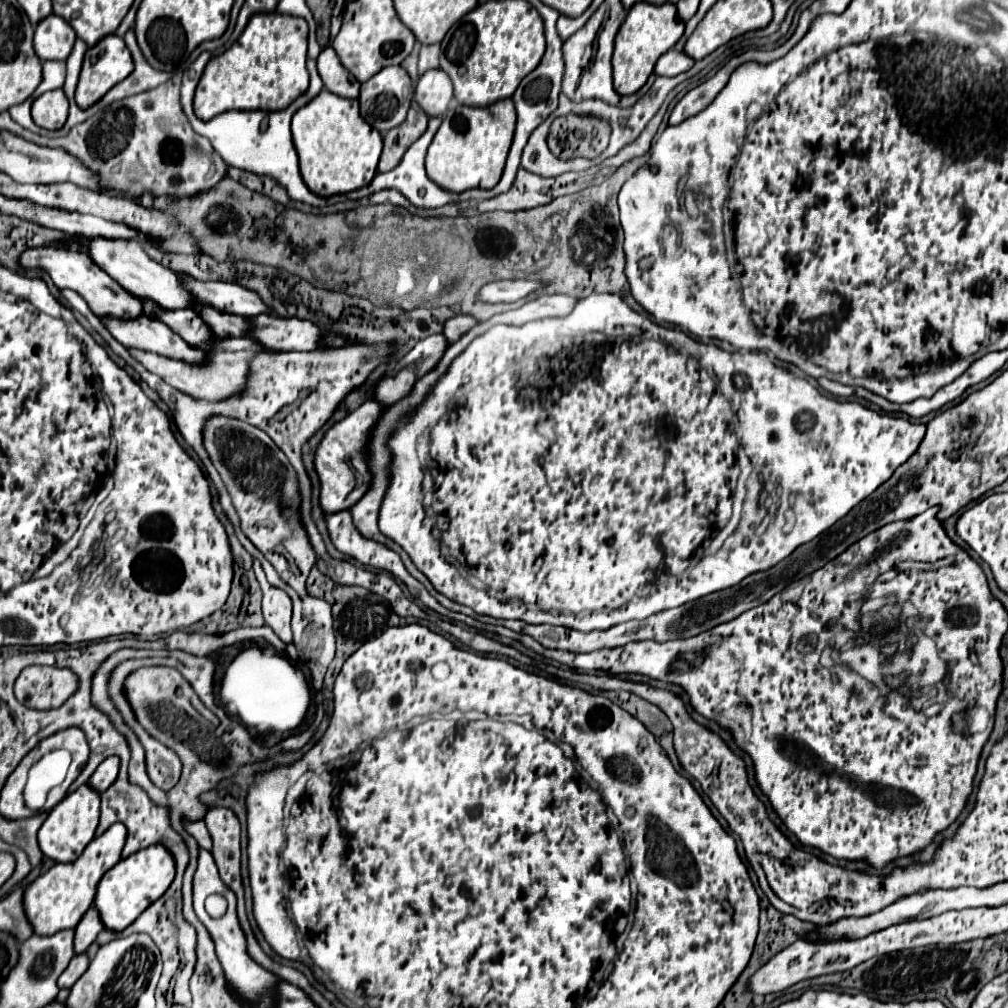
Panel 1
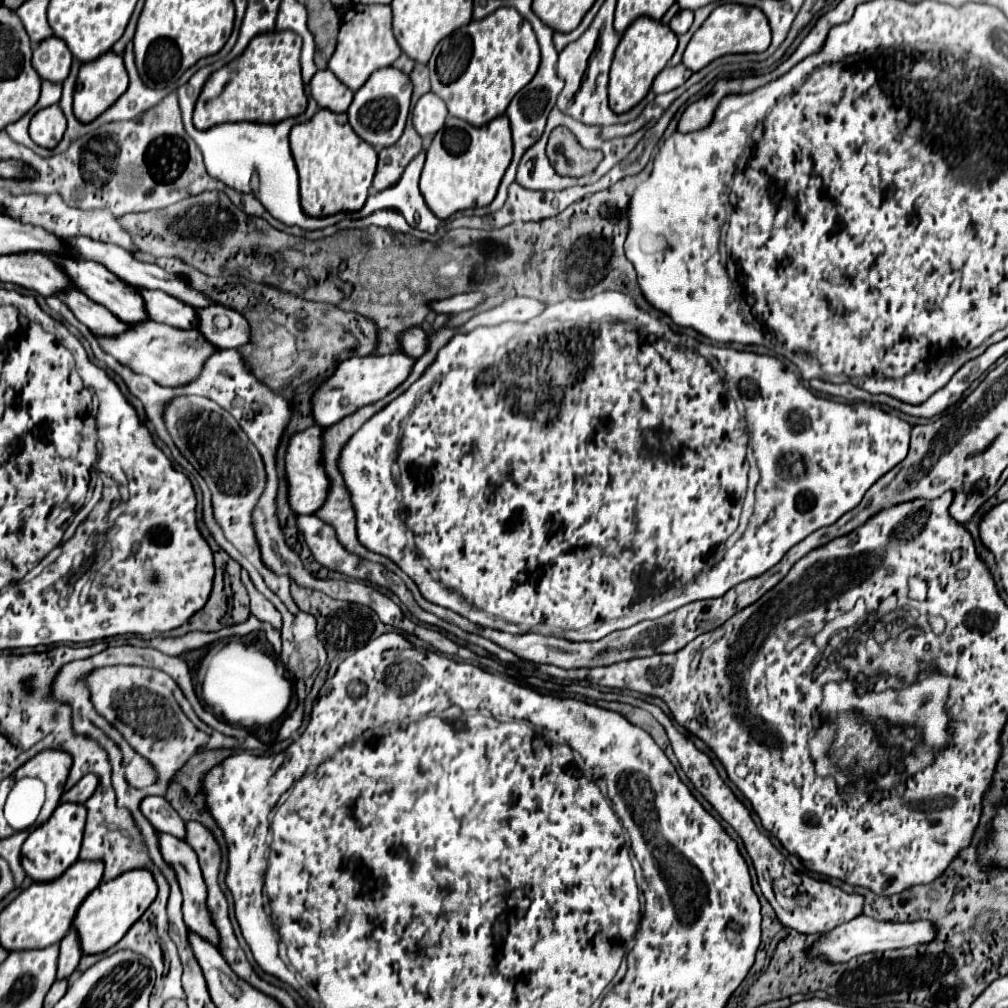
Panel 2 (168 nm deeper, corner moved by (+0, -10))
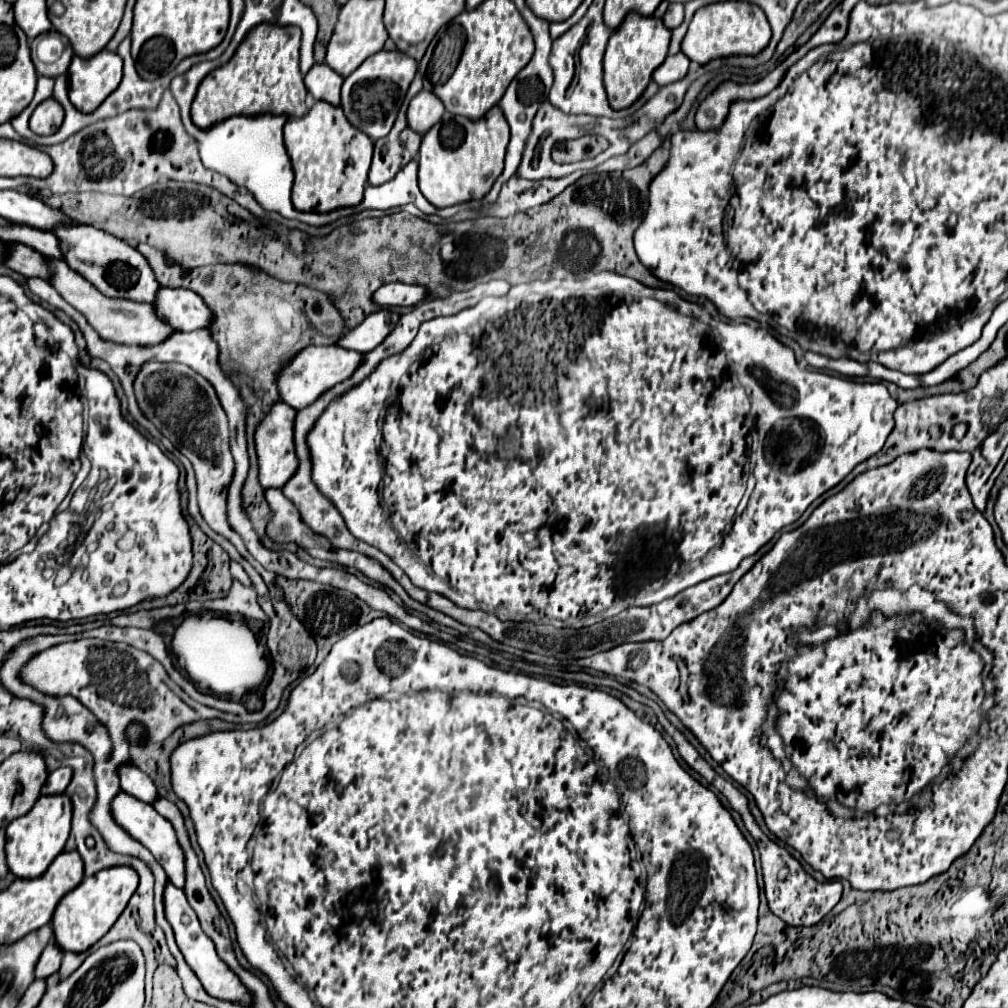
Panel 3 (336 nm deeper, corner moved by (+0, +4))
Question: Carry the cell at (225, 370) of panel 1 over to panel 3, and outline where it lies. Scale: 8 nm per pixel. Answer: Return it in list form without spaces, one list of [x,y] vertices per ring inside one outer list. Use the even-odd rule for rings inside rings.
[[[53,261],[49,263],[55,267],[55,275],[51,279],[51,285],[57,287],[61,297],[69,301],[77,311],[85,315],[89,325],[99,333],[101,339],[121,343],[121,345],[137,345],[137,347],[153,347],[165,339],[169,339],[175,329],[157,315],[157,309],[153,305],[137,303],[137,301],[125,301],[115,297],[105,297],[101,291],[93,289],[93,285],[81,277],[77,271],[73,271],[65,261]]]

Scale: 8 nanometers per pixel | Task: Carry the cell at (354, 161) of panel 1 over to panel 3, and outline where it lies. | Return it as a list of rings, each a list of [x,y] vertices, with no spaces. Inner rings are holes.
[[[317,101],[303,117],[285,123],[285,145],[293,161],[293,205],[299,211],[327,213],[361,203],[373,157],[373,141],[355,129],[341,107]]]

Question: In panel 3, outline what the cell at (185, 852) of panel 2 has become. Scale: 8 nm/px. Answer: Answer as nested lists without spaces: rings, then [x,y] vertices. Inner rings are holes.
[[[119,793],[113,801],[113,817],[115,821],[125,827],[125,831],[129,831],[129,835],[137,841],[141,841],[153,855],[155,859],[163,865],[163,869],[169,875],[169,881],[173,881],[173,885],[177,889],[185,889],[185,853],[177,841],[177,833],[173,829],[173,825],[161,817],[153,805],[145,805],[143,801],[137,801],[135,797],[129,797],[127,793]]]

